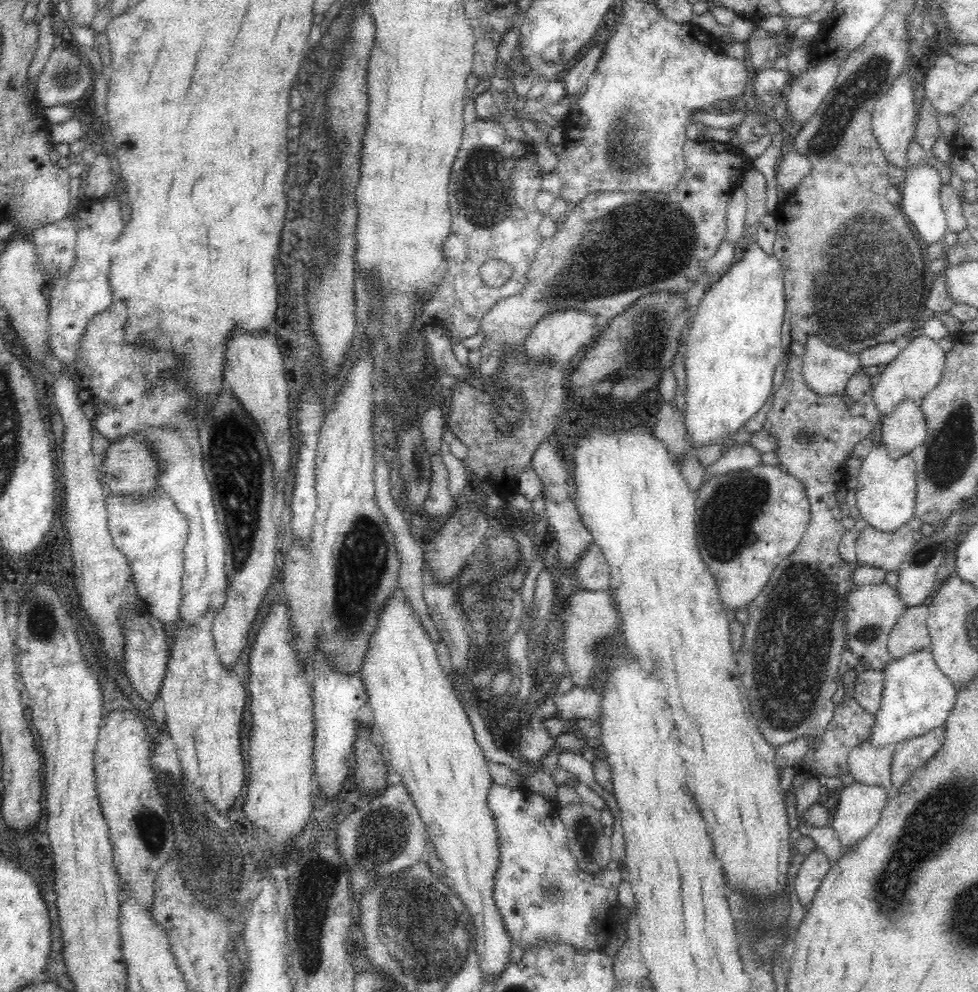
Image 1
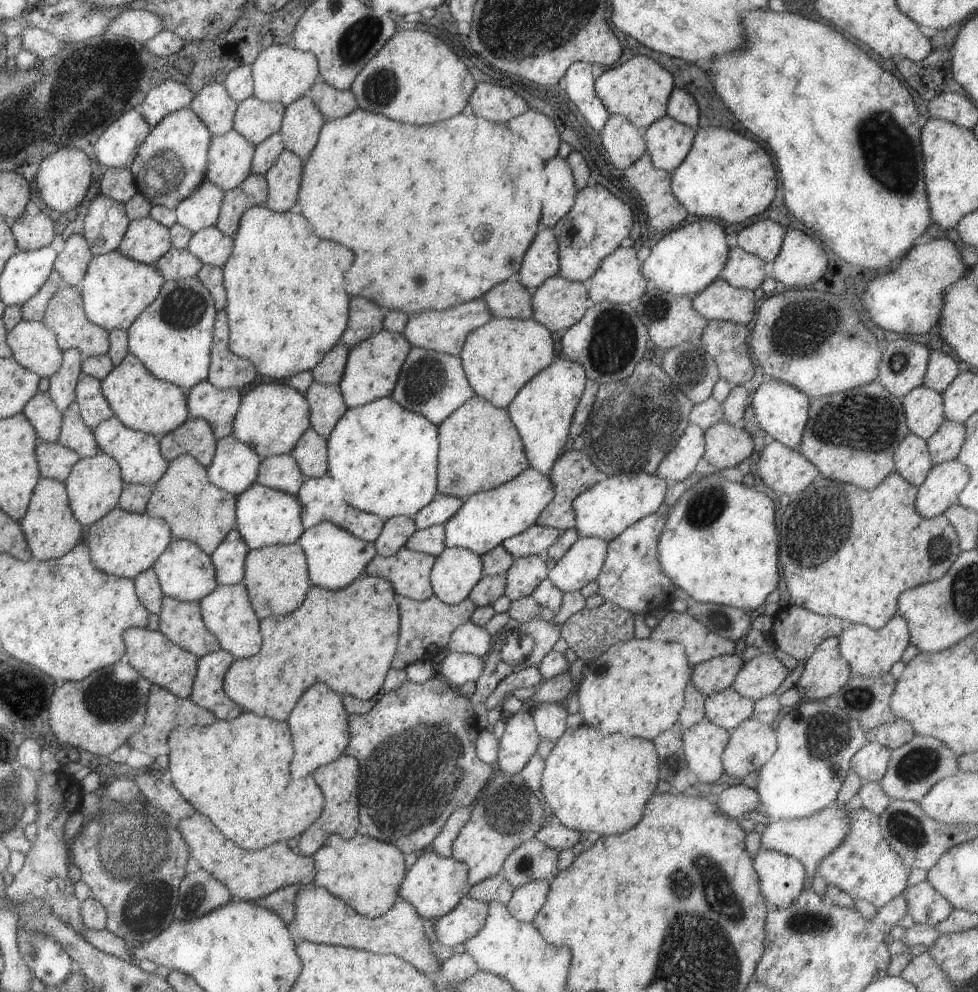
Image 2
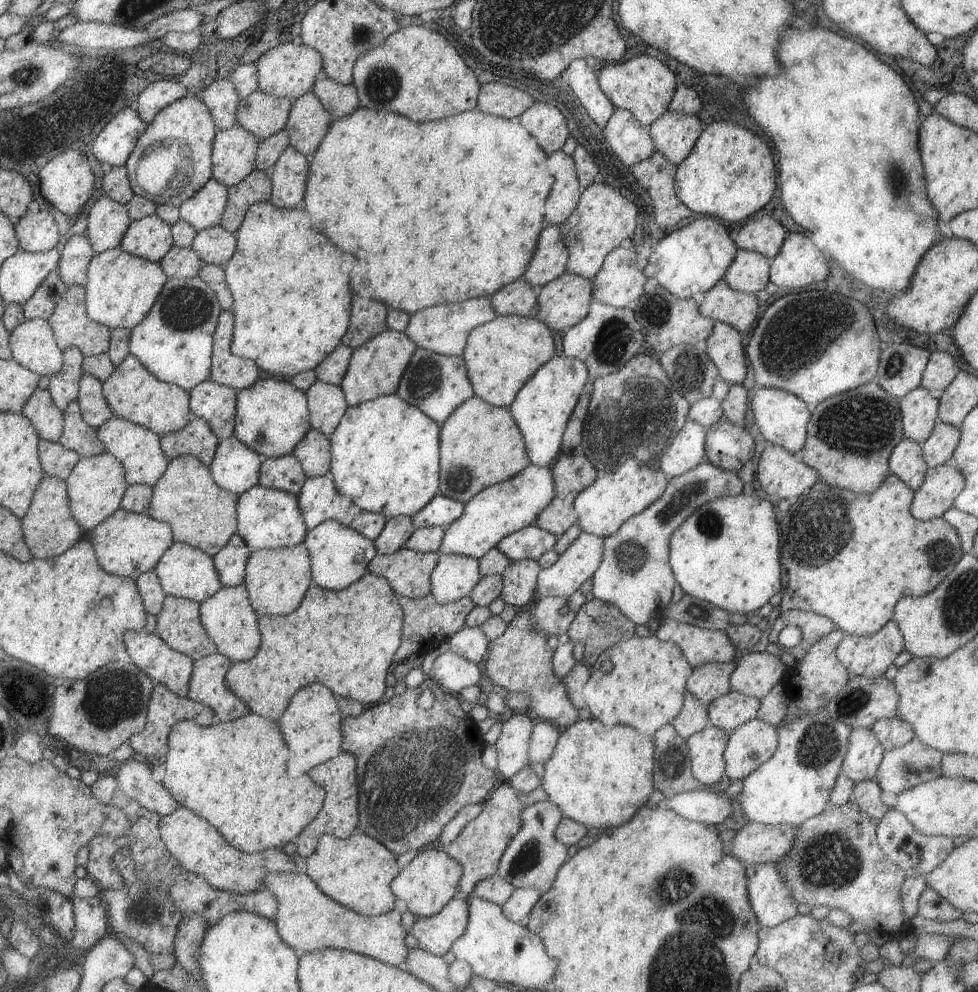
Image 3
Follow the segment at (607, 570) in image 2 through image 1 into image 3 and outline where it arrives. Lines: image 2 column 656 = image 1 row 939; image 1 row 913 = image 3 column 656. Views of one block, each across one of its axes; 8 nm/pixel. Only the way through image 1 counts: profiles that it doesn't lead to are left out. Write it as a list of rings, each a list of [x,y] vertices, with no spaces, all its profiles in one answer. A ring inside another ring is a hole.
[[[704,460],[695,468],[674,478],[668,478],[663,493],[642,512],[625,520],[619,529],[610,536],[603,538],[602,558],[591,578],[591,594],[603,603],[613,604],[634,626],[645,625],[649,620],[660,620],[665,614],[672,597],[675,582],[669,567],[669,540],[671,534],[703,504],[723,496],[742,494],[743,483],[737,478],[735,471],[716,468]]]

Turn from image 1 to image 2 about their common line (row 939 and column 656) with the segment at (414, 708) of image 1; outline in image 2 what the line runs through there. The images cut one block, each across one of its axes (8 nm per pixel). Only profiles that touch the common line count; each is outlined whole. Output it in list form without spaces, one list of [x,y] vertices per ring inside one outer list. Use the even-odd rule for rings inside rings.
[[[645,472],[620,473],[596,482],[572,500],[578,536],[597,537],[608,543],[637,520],[653,514],[663,502],[669,485],[670,482],[656,474]]]

